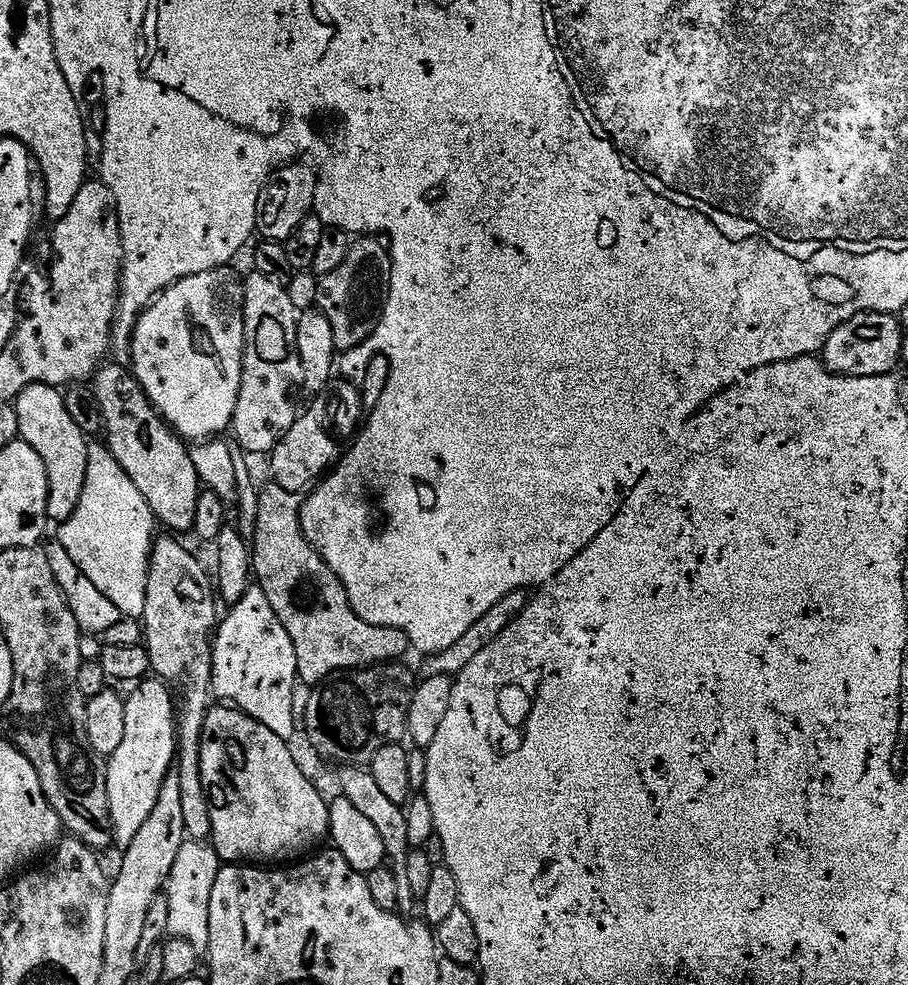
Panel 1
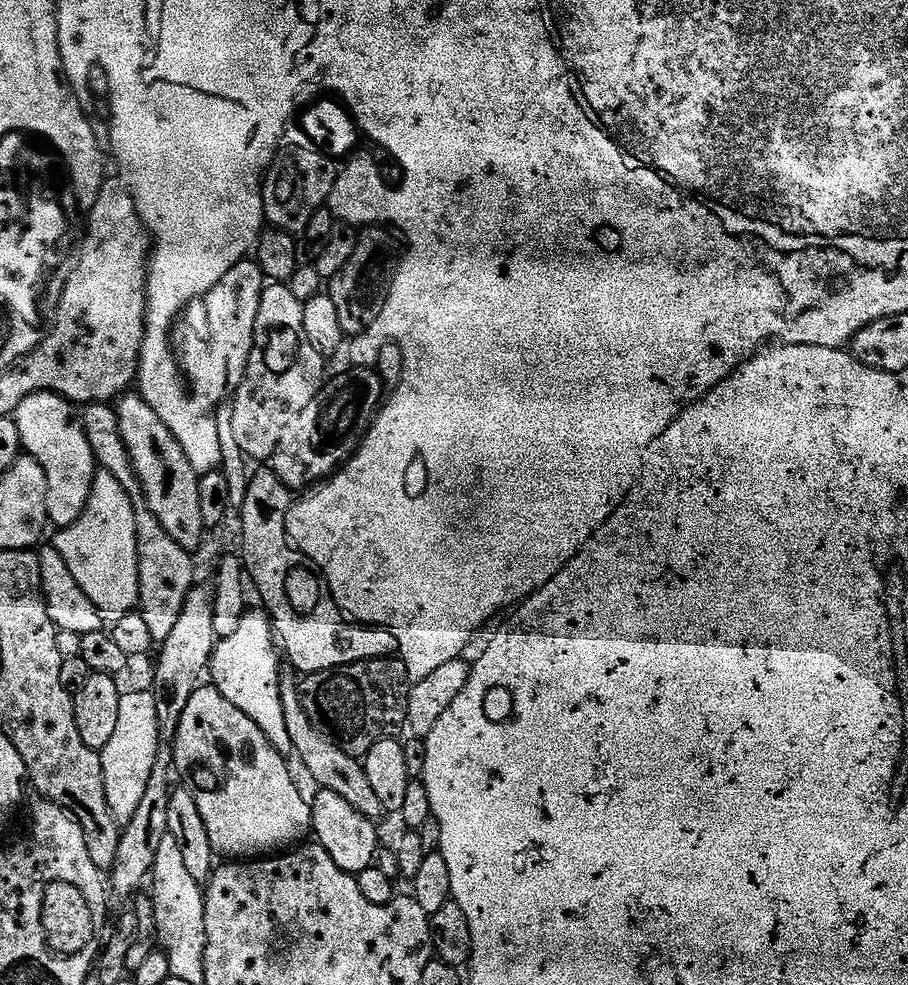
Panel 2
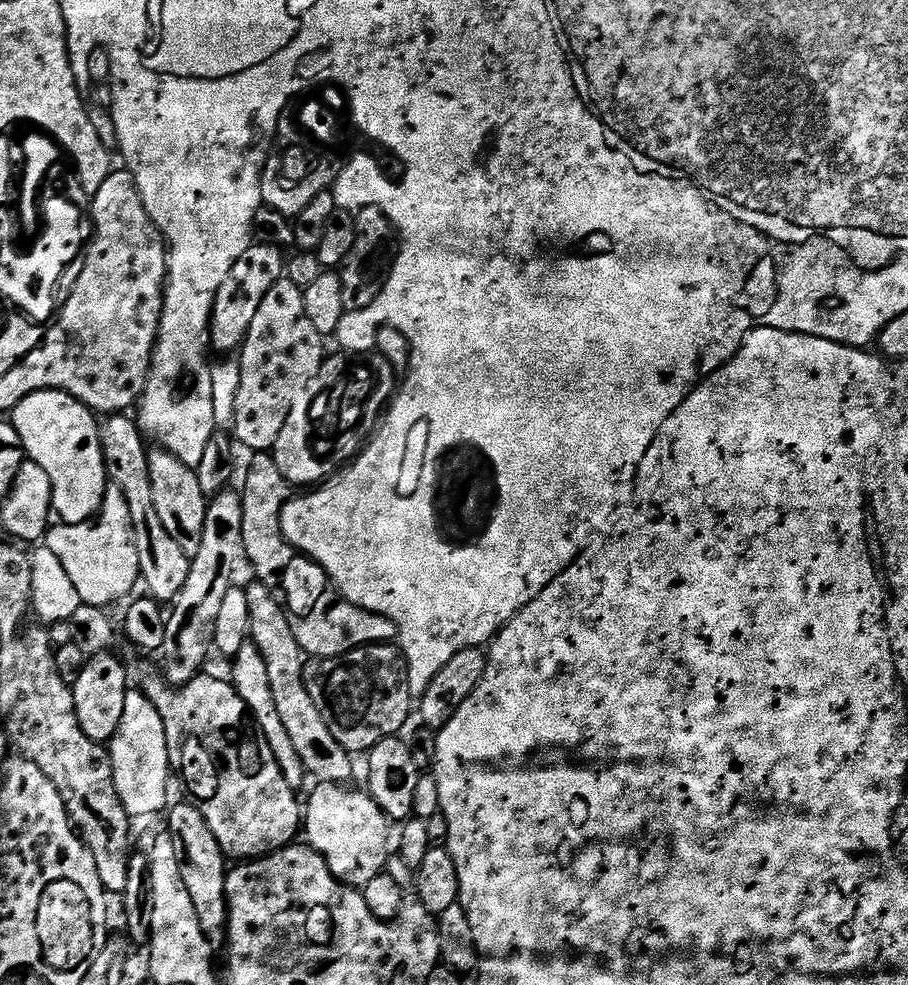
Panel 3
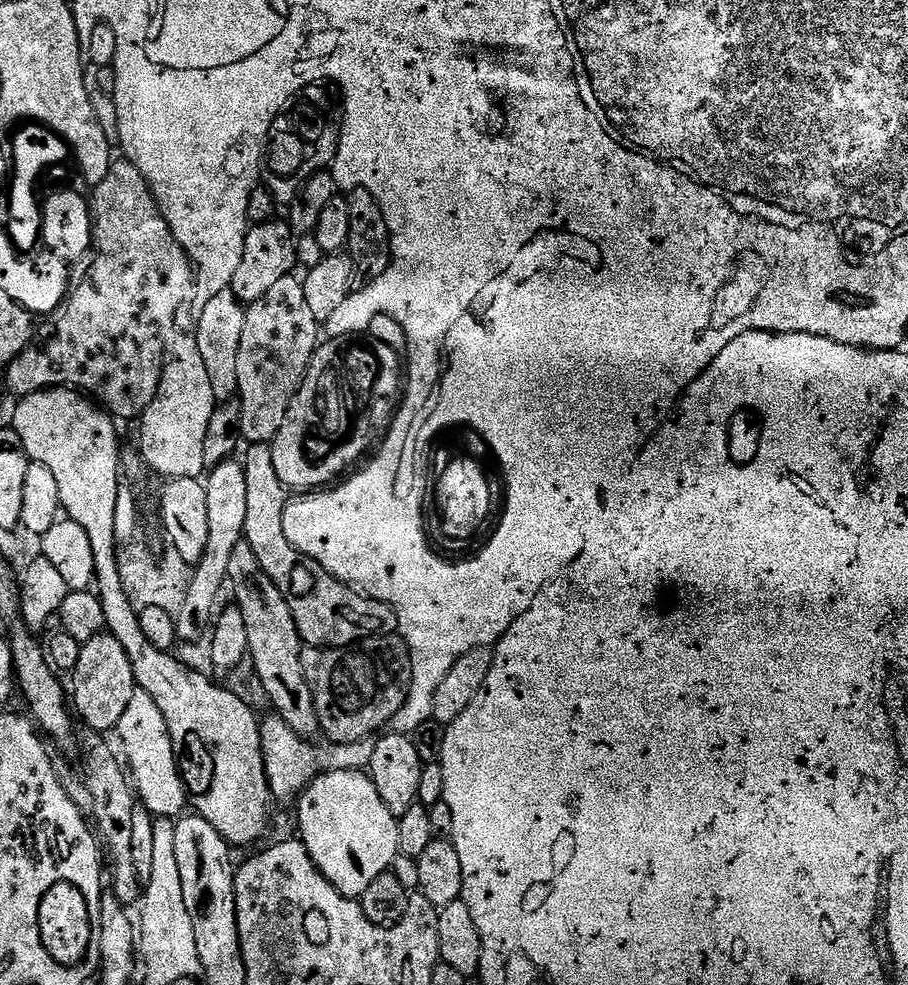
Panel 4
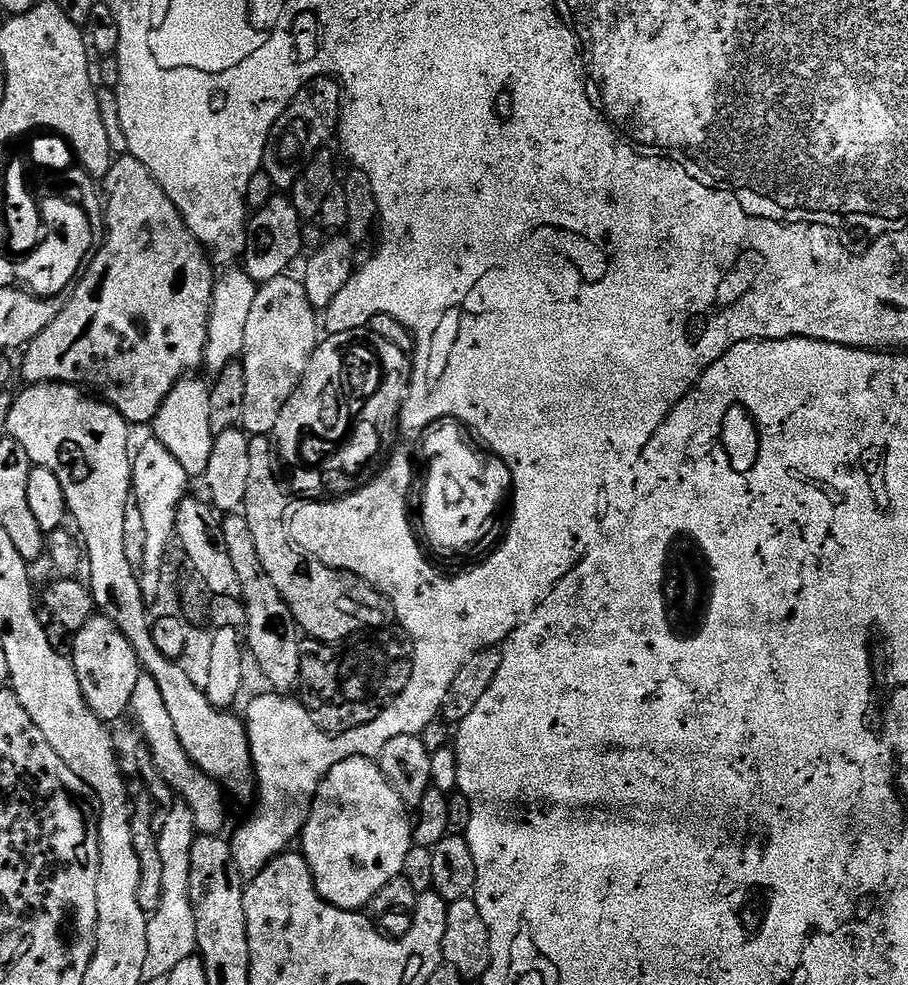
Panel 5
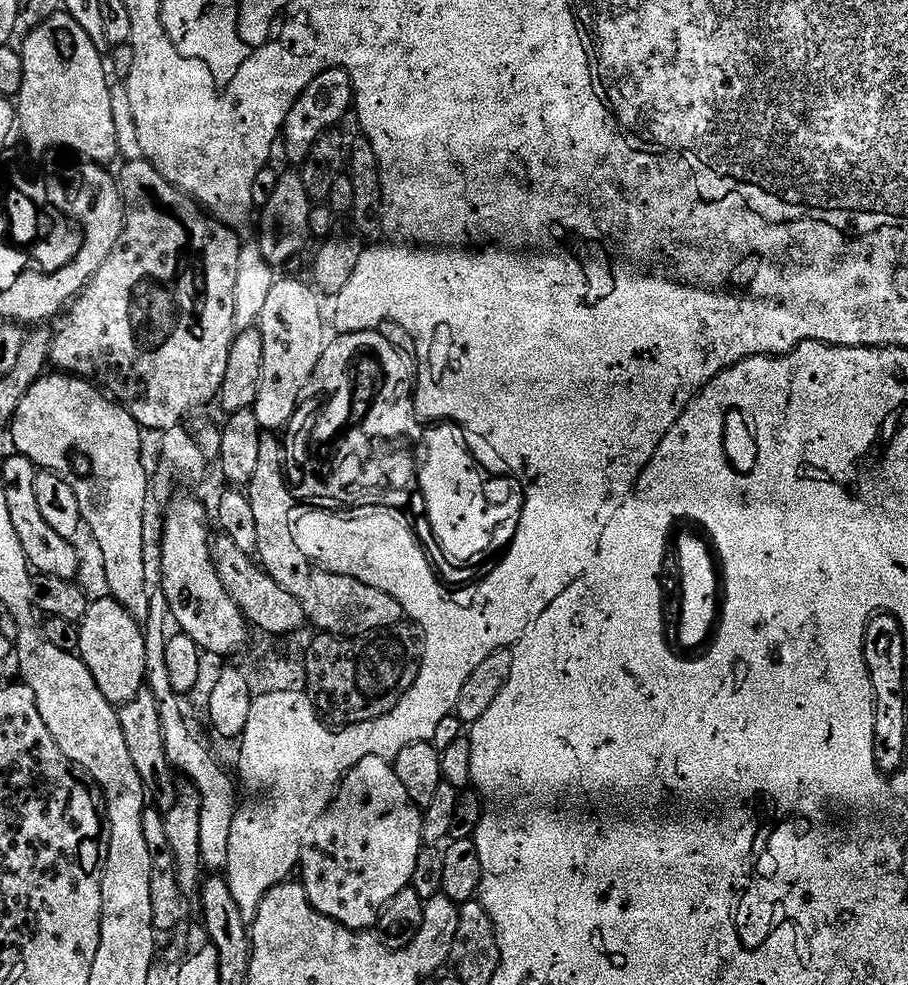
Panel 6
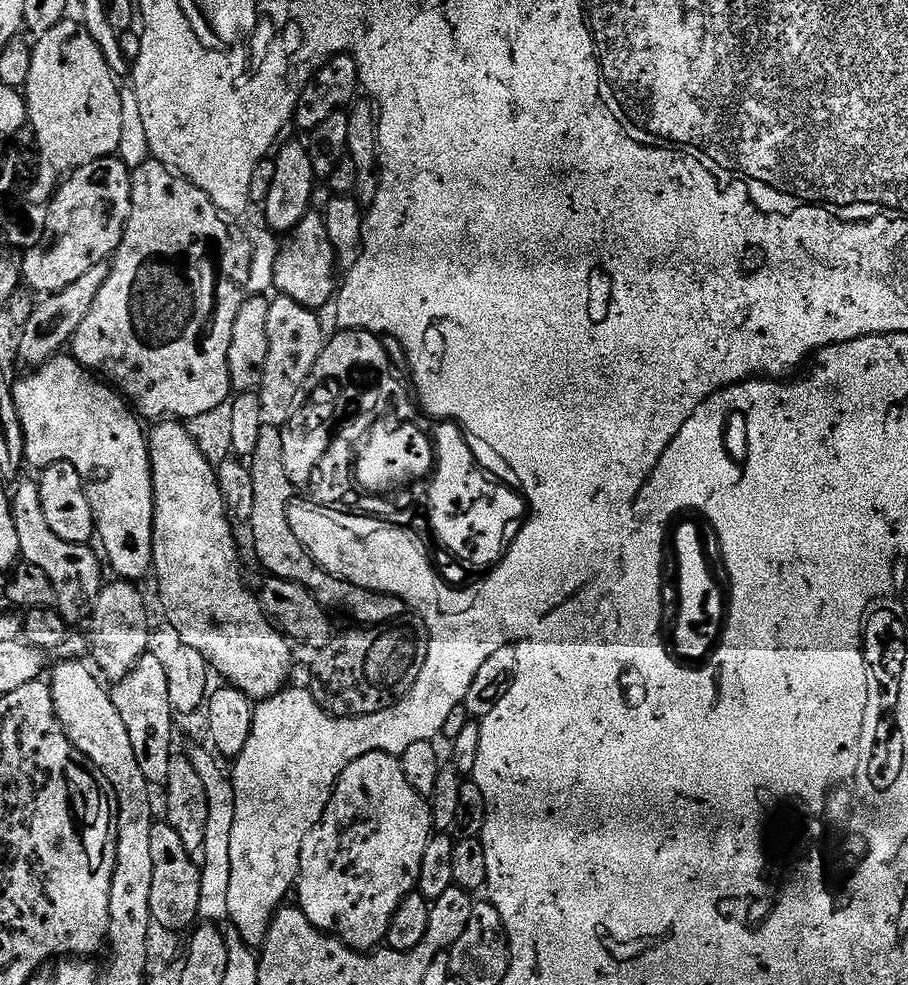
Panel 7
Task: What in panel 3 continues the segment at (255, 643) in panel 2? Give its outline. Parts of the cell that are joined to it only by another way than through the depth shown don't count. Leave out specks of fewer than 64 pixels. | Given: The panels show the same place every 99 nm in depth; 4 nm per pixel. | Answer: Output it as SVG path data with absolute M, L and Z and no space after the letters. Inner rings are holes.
M251 642L244 644L242 650L238 650L238 654L231 661L231 664L230 683L242 698L242 702L246 702L253 720L256 721L257 728L260 729L260 735L266 738L270 750L274 750L274 758L282 770L282 778L286 778L286 786L290 786L293 790L300 790L304 780L306 781L304 763L302 758L298 758L298 750L294 750L294 742L290 742L290 734L286 734L286 726L282 726L282 717L278 714L278 706L274 706L274 693L270 690L266 662L262 660L258 646Z

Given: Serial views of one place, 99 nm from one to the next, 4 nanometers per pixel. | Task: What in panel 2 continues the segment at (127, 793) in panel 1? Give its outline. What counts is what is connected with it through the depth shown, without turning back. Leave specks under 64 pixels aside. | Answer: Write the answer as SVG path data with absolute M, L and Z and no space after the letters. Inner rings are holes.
M151 691L128 692L120 697L118 723L110 742L100 752L100 761L104 771L106 798L117 824L127 826L134 818L142 796L150 782L154 762L158 758L160 731L158 730L158 710L154 706Z

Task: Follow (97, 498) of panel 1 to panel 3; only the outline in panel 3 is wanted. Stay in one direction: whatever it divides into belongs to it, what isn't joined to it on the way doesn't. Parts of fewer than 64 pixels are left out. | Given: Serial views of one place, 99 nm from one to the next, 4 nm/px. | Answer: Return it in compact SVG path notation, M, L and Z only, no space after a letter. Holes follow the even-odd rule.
M109 483L99 516L86 524L61 523L59 527L49 527L46 546L54 550L58 562L62 562L84 604L107 609L115 600L133 595L132 587L141 579L140 563L132 533L130 506L126 506L126 498L116 484Z

